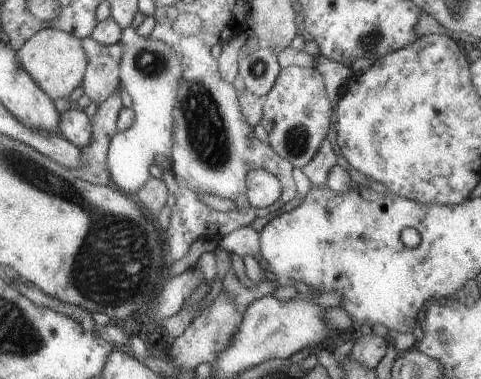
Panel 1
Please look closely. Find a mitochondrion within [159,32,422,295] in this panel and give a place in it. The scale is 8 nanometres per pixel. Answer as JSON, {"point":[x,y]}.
{"point":[204,122]}

